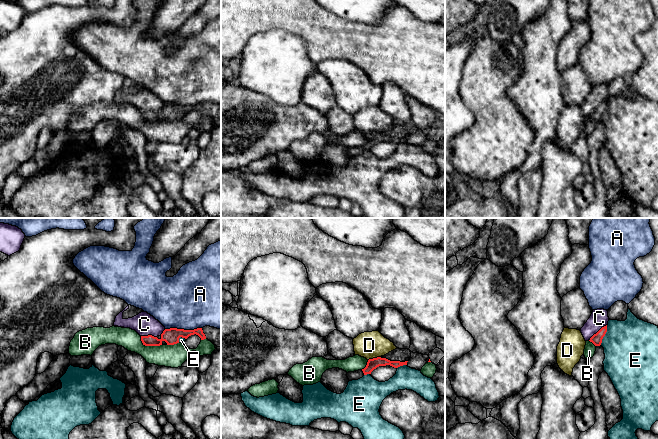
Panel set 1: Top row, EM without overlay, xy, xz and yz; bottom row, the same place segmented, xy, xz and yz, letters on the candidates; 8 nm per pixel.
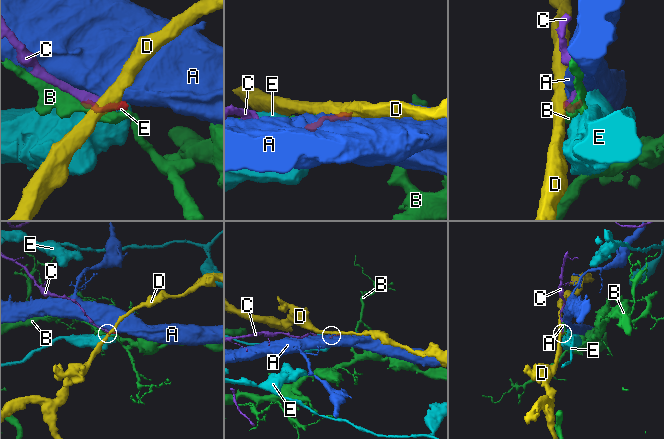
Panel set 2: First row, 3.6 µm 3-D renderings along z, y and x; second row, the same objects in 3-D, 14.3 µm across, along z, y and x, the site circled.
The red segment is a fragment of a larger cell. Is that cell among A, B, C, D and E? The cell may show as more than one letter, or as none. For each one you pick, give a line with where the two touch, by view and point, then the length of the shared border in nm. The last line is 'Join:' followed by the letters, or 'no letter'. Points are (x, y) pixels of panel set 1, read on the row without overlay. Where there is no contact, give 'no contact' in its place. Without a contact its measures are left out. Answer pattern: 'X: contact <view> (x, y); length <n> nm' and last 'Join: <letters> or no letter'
C: contact yz (598, 107); length 190 nm
Join: C

